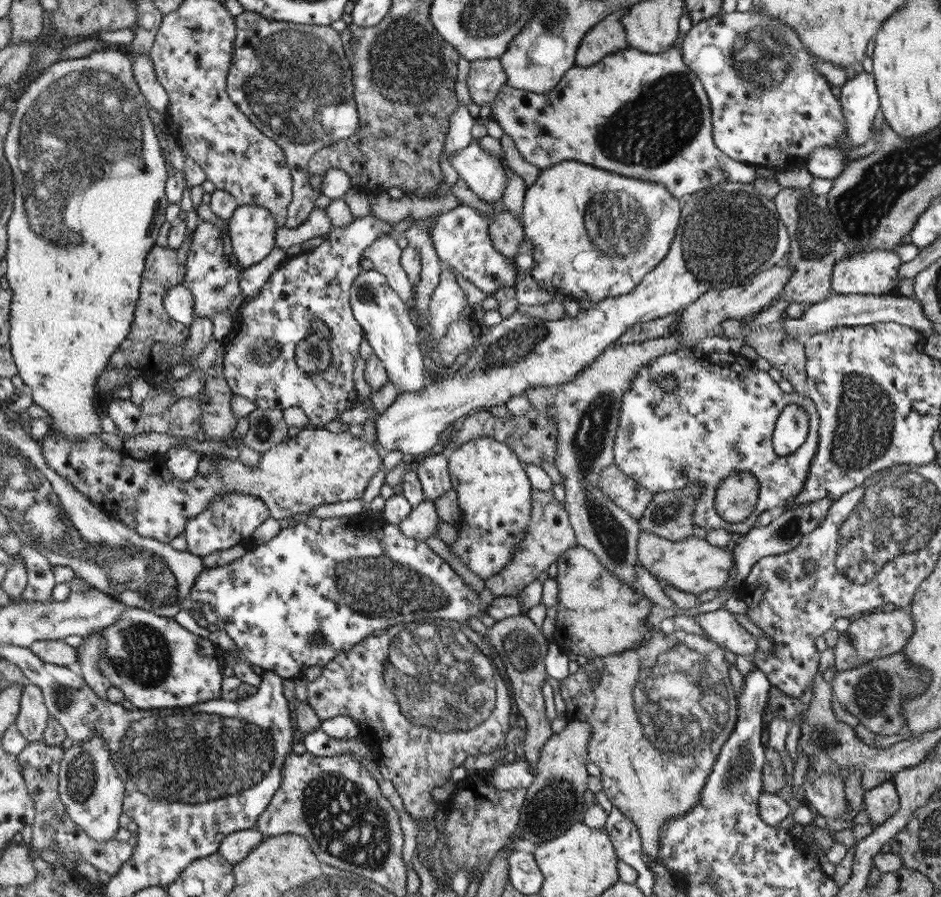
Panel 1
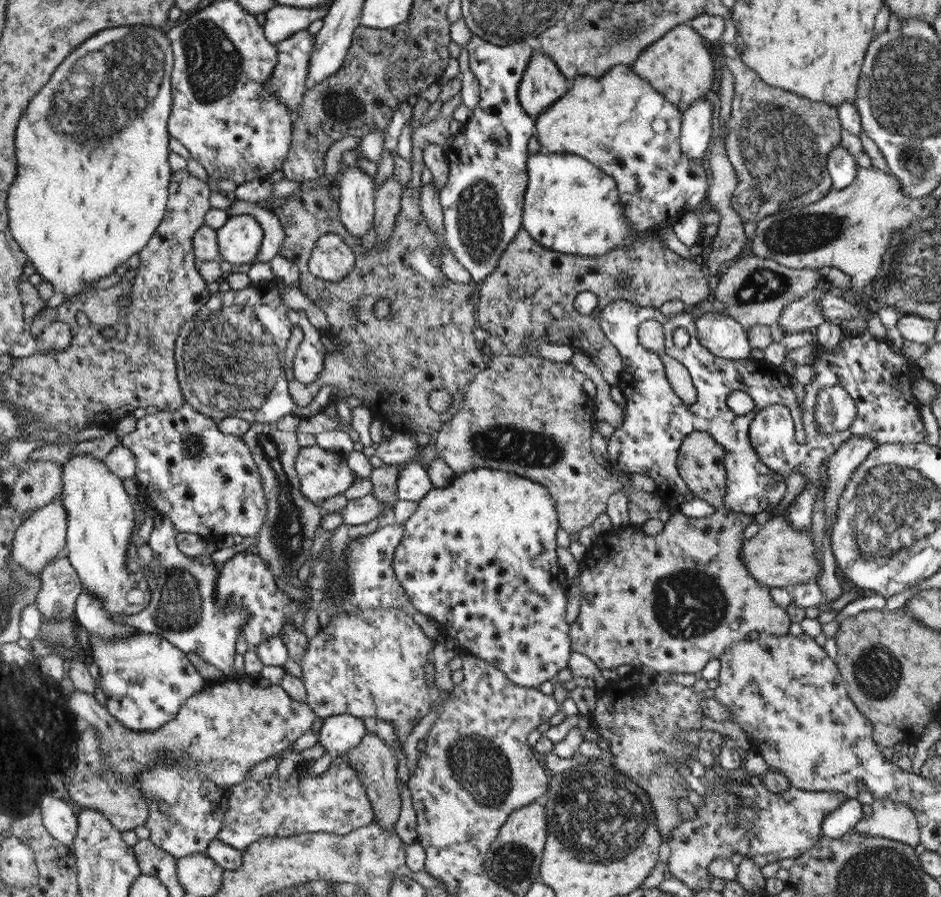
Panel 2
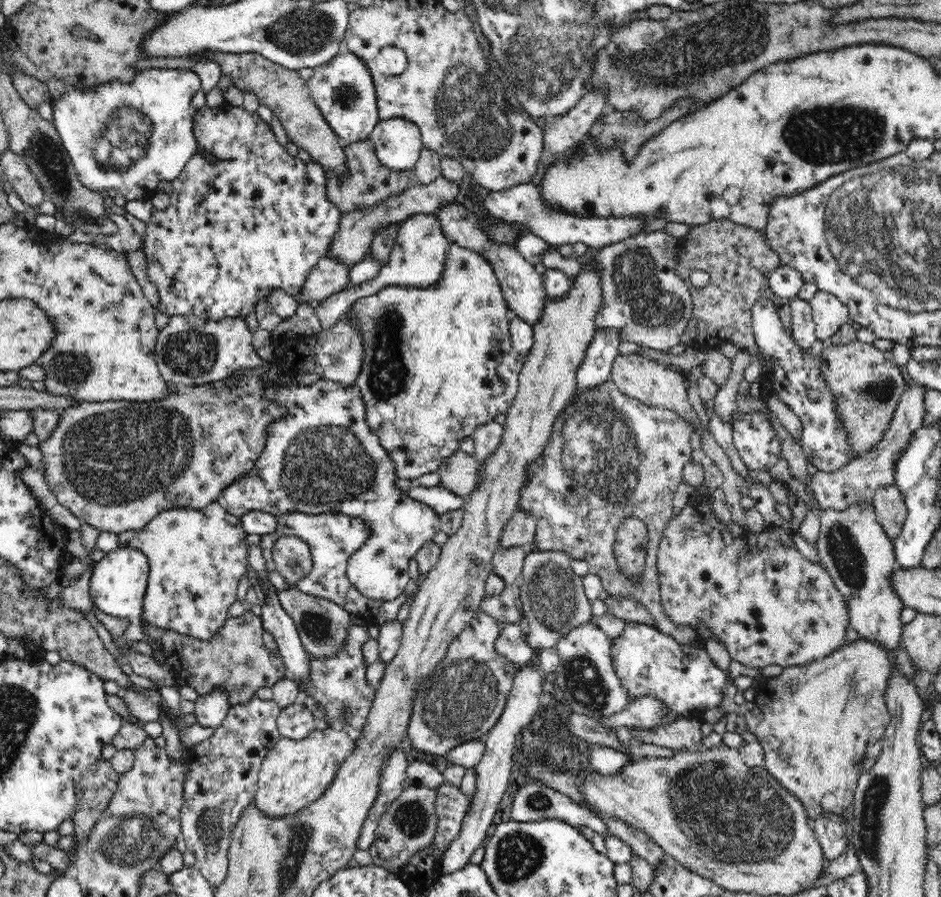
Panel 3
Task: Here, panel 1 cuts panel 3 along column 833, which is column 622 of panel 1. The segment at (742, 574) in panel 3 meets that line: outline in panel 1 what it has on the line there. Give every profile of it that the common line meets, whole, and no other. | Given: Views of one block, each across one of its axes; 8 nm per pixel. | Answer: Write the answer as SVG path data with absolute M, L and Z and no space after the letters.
M582 545L573 546L563 552L558 560L557 581L559 584L558 614L556 614L556 624L550 641L560 646L560 650L567 655L576 654L580 660L605 657L620 652L626 652L630 648L638 648L644 644L644 640L650 636L650 632L658 629L653 625L648 625L647 619L654 601L650 600L640 590L626 585L622 579L618 579L614 573L610 573L600 559L594 556L594 552Z

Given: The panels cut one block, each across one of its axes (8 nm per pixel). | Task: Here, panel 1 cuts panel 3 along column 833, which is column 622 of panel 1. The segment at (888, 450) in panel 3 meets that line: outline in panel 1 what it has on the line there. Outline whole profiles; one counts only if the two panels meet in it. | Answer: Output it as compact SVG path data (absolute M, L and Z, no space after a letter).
M616 464L607 466L599 476L599 488L630 516L639 519L652 502L654 493L626 476Z

